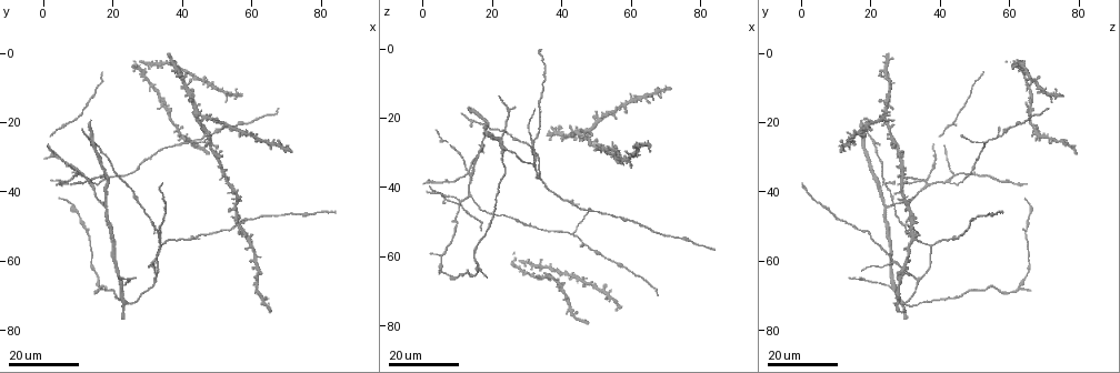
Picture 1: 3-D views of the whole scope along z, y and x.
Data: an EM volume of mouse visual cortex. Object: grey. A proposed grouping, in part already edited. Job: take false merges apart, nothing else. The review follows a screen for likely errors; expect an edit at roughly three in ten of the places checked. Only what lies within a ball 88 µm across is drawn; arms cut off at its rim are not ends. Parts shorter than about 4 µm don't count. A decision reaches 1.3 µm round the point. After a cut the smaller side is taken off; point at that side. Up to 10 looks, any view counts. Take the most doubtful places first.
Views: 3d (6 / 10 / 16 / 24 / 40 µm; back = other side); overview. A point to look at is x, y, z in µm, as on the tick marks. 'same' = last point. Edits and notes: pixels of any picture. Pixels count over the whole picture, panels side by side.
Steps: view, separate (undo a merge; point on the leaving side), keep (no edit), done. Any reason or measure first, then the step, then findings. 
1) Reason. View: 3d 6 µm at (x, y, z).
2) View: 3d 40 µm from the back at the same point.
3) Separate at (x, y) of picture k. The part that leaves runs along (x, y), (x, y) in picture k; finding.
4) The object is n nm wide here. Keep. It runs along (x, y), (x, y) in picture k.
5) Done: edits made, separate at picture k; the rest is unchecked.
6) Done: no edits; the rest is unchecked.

Three-way junction. View: 3d 16 µm at (43.5, 25.5, 53.5).

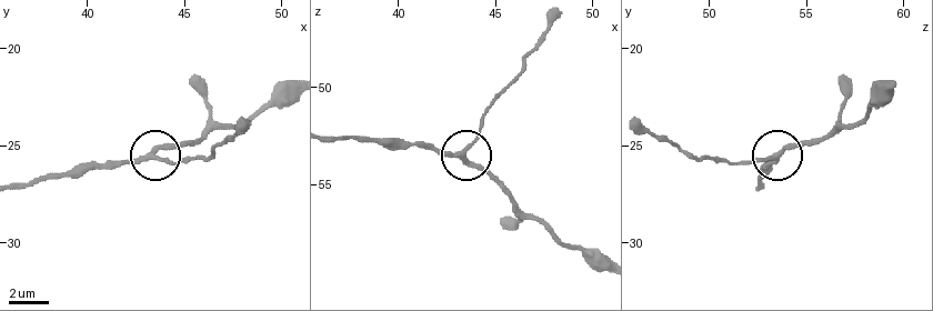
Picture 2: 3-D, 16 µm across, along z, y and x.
View: 3d 6 µm at (43.4, 25.5, 53.4).

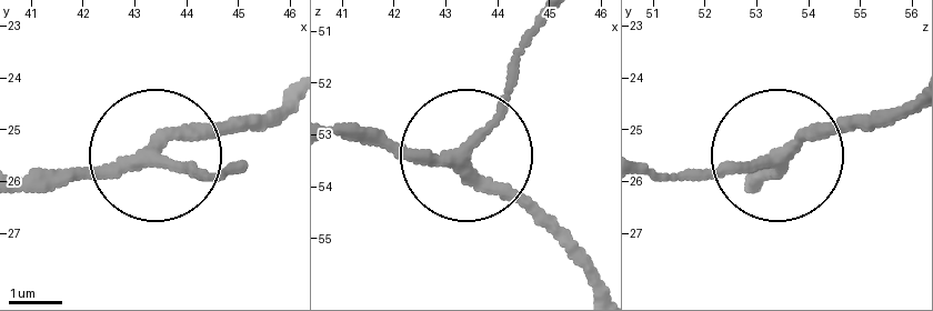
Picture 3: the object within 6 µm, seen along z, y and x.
The object is 220 nm wide here. Keep. It runs along (29, 187), (121, 160), (223, 173) in picture 3; one neuron here.

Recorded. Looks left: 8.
Three-way junction. View: 3d 16 µm at (32.0, 65.5, 33.0).

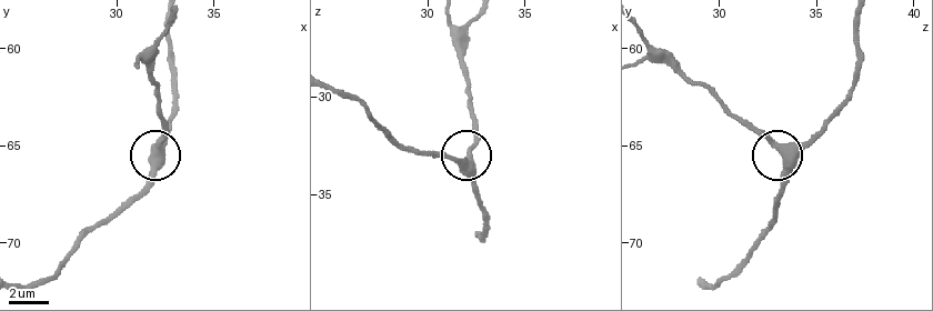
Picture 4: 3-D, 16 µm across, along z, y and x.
Zoom in. View: 3d 6 µm at (32.1, 65.2, 33.4).

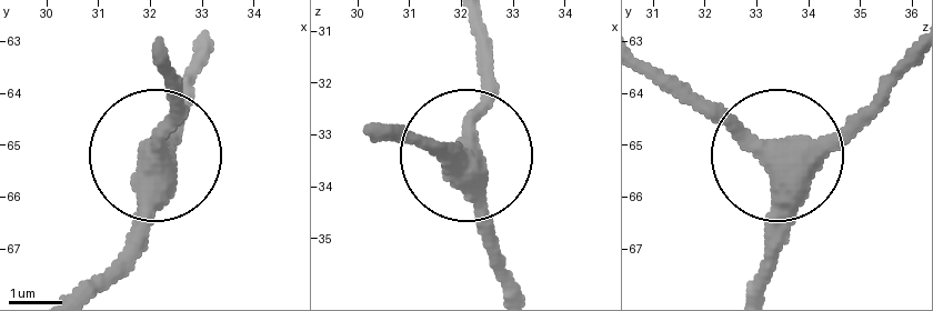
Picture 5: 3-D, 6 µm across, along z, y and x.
The object is 440 nm wide here. Keep. It runs along (751, 292), (778, 239), (778, 172), (662, 71) in picture 5; all the same neuron.

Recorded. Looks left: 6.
A fork. View: 3d 16 µm at (31.5, 61.0, 26.5).

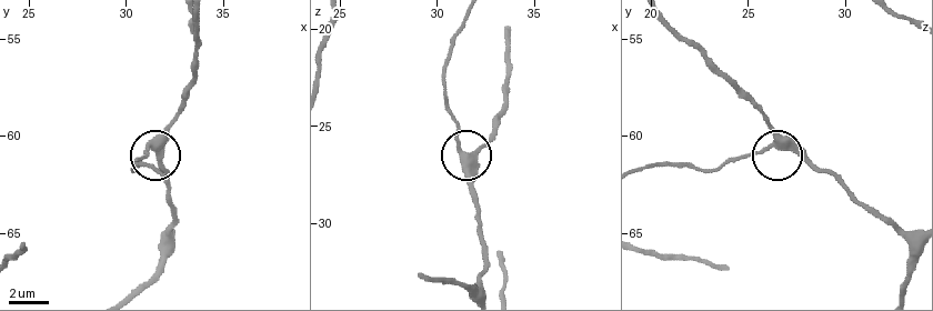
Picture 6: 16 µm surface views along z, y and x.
View: 3d 6 µm at (31.5, 60.4, 26.5).

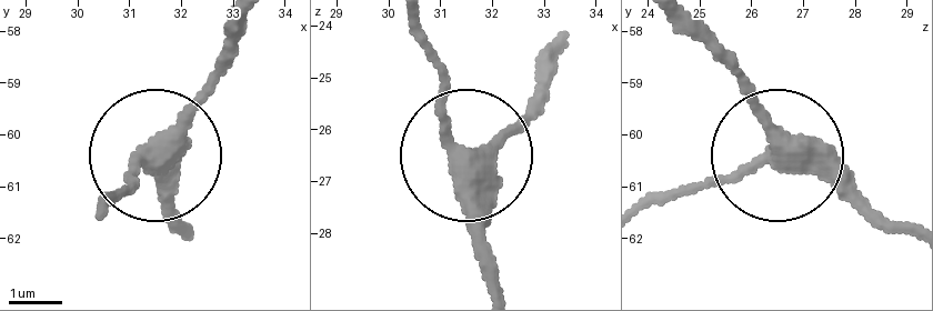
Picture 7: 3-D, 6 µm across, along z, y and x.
The side arm is 11 µm long; 3 arms meet here. Keep. All the same neuron.

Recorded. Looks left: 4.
Branch point. View: 3d 24 µm at (46.5, 23.5, 56.5).

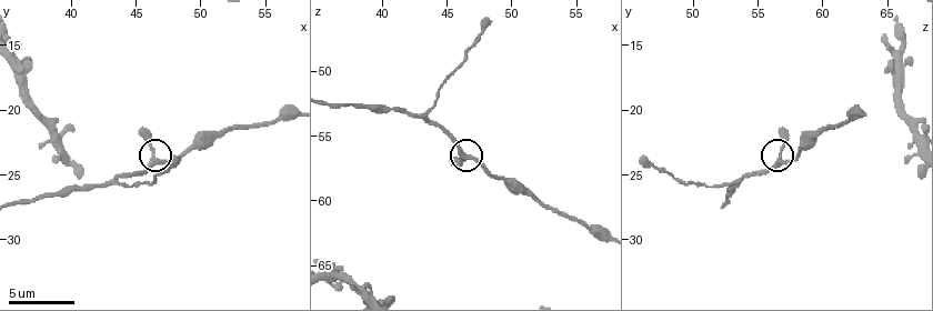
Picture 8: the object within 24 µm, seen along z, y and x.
Zoom in. View: 3d 6 µm at (46.4, 23.8, 56.6).

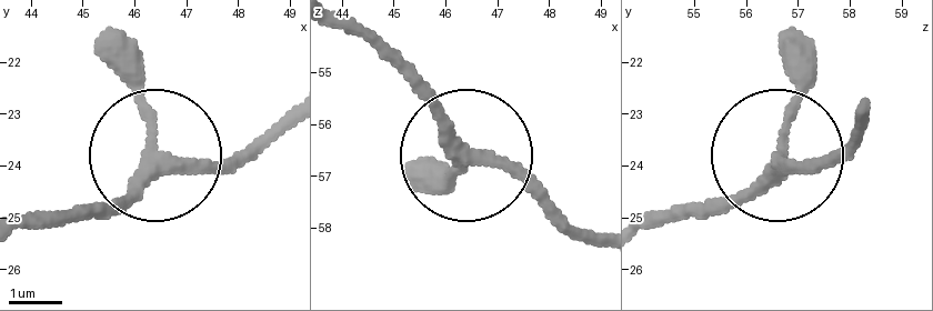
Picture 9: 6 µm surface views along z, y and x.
The object is 260 nm wide here. Keep. It runs along (32, 222), (99, 218), (148, 156), (152, 116), (130, 40) in picture 9; all the same neuron.

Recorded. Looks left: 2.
Branch point. View: 3d 24 µm at (17.5, 44.5, 24.5).

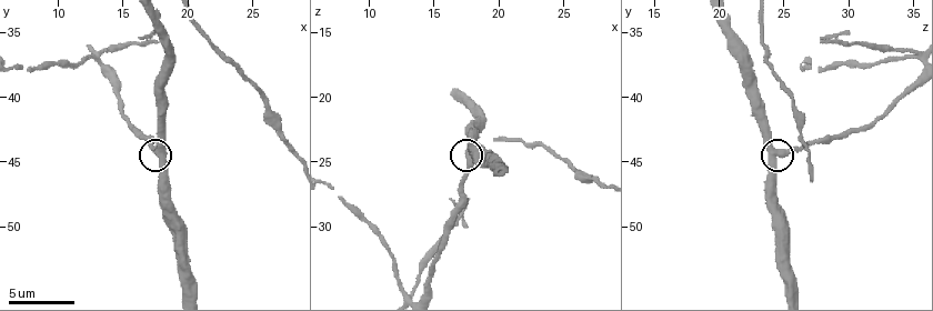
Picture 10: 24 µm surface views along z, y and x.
View: 3d 10 µm at (18.0, 44.4, 24.4).

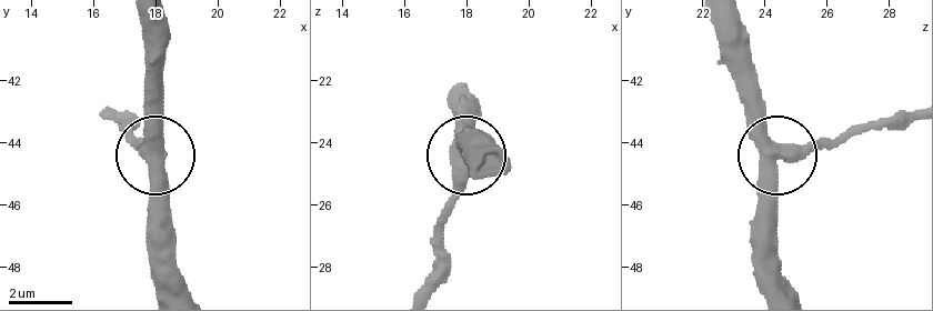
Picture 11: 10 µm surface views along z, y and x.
3 arms meet here. Keep. One neuron here.

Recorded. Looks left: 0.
Done: no edits; the rest is unchecked.

